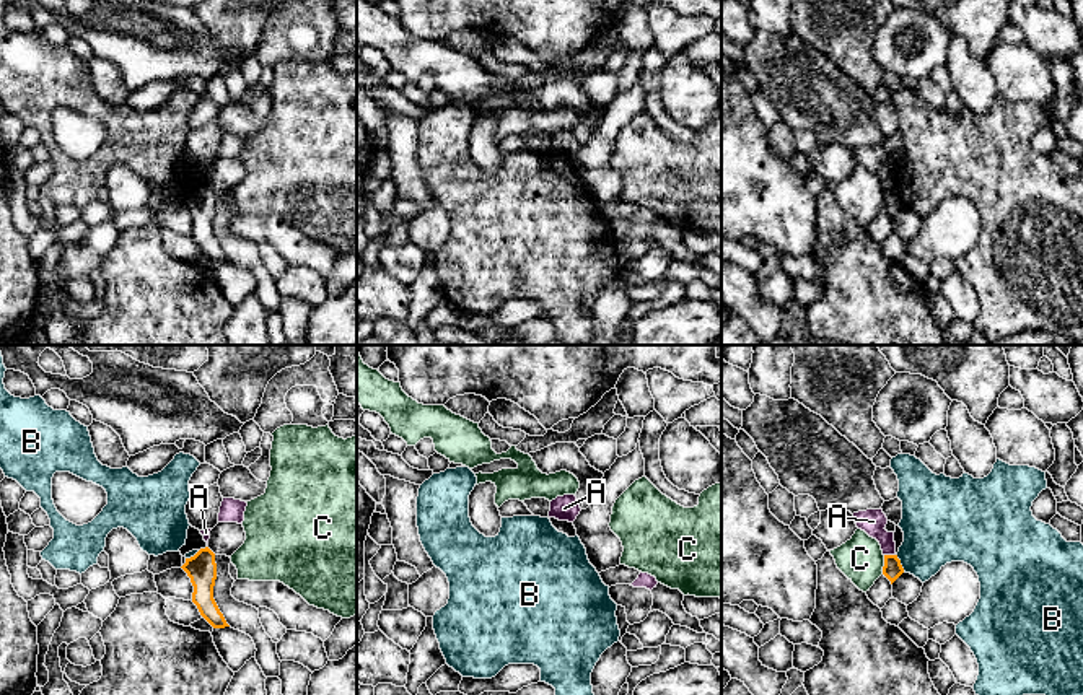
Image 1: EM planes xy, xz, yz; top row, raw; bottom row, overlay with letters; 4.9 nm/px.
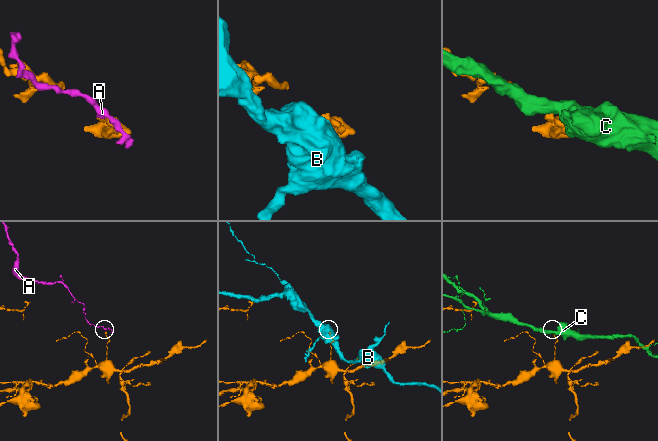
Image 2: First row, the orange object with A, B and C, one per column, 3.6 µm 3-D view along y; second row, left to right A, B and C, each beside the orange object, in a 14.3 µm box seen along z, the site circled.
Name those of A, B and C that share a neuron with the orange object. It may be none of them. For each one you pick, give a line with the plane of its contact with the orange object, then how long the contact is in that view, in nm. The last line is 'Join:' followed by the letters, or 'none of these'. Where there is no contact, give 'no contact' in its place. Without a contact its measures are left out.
Join: none of these

